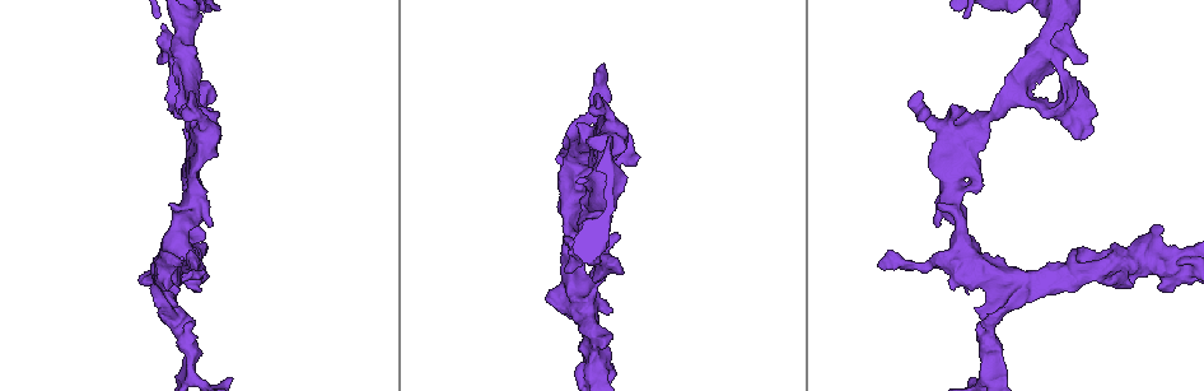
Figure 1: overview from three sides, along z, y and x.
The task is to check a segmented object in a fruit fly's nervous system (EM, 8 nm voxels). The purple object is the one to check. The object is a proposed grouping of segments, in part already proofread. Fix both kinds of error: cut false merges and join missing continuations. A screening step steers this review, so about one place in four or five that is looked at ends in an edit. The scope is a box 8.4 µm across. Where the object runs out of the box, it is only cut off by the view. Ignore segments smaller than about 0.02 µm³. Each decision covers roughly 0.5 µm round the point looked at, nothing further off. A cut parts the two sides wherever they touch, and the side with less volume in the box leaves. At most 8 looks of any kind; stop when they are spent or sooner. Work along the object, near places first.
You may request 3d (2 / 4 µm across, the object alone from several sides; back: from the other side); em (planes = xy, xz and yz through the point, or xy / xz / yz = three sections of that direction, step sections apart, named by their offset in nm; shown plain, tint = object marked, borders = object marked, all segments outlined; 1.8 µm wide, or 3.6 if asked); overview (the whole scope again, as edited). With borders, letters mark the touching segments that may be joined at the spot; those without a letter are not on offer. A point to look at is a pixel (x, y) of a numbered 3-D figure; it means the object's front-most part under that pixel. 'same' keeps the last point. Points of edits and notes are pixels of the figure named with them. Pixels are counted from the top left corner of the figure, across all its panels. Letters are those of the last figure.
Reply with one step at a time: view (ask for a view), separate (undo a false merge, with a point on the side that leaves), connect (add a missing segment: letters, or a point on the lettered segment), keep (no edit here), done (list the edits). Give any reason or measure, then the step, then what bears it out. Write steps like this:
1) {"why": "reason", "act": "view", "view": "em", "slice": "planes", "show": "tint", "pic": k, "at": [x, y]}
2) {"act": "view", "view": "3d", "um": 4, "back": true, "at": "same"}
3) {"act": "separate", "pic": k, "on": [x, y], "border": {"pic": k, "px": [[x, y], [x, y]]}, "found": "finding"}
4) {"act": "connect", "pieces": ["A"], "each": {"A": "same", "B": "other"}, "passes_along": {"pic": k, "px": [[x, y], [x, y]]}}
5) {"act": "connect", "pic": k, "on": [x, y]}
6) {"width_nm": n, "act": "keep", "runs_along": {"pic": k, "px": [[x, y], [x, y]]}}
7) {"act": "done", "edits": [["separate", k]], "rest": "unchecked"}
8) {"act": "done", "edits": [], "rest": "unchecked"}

{"why": "abrupt turn", "act": "view", "view": "3d", "um": 4, "back": true, "pic": 1, "at": [175, 86]}

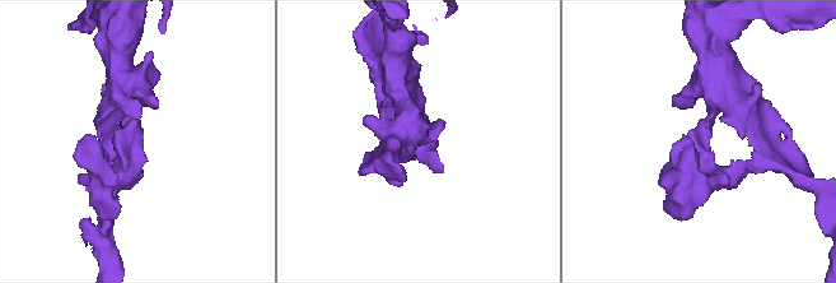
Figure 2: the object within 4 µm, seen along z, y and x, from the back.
{"why": "shape alone is not enough", "act": "view", "view": "em", "um": 3.6, "slice": "planes", "show": "plain", "pic": 2, "at": [699, 140]}

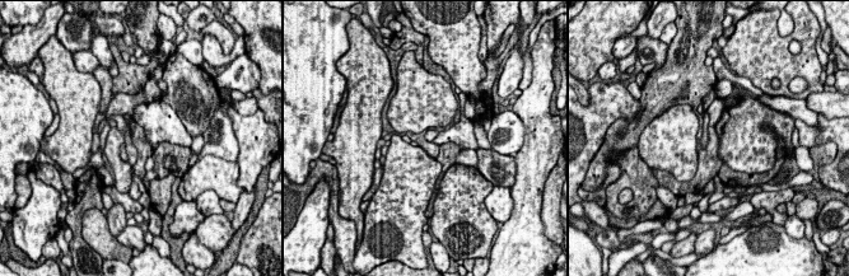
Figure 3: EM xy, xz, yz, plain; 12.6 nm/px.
{"act": "view", "view": "em", "um": 3.6, "slice": "planes", "show": "borders", "at": "same"}

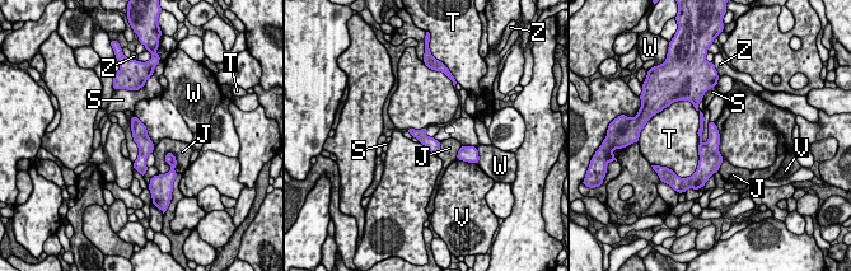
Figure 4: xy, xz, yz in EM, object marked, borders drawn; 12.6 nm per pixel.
{"width_nm": 160, "act": "keep", "each": {"J": "other", "S": "other", "T": "other", "V": "other", "W": "other", "Z": "other"}, "runs_along": {"pic": 4, "px": [[134, 120], [143, 140], [143, 169]]}, "found": "one neuron here"}

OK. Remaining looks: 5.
{"why": "branch stops here", "act": "view", "view": "em", "slice": "planes", "show": "borders", "pic": 1, "at": [603, 64]}

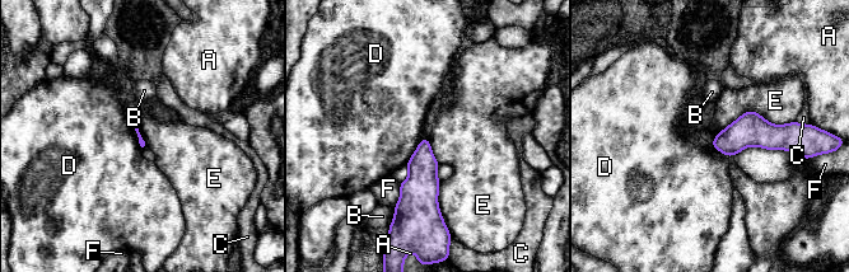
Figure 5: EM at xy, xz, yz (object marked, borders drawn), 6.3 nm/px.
{"act": "keep", "each": {"A": "other", "B": "other", "C": "other", "D": "other", "E": "other", "F": "other"}, "border": {"pic": 5, "px": [[794, 120], [745, 111], [709, 142]]}, "found": "none of them fits"}

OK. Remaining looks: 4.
{"why": "sharp bend", "act": "view", "view": "3d", "um": 2, "pic": 1, "at": [191, 186]}

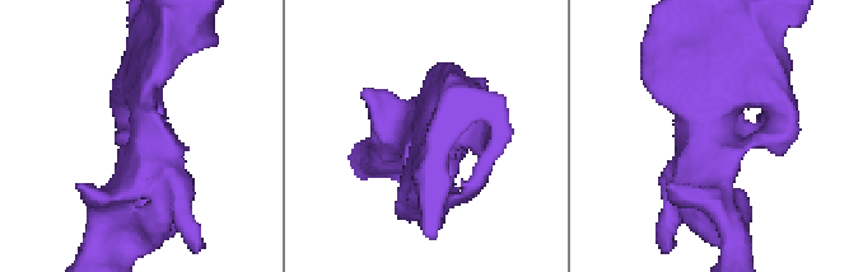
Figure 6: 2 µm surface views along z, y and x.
{"why": "shape alone is not enough", "act": "view", "view": "em", "slice": "planes", "show": "borders", "pic": 6, "at": [710, 140]}

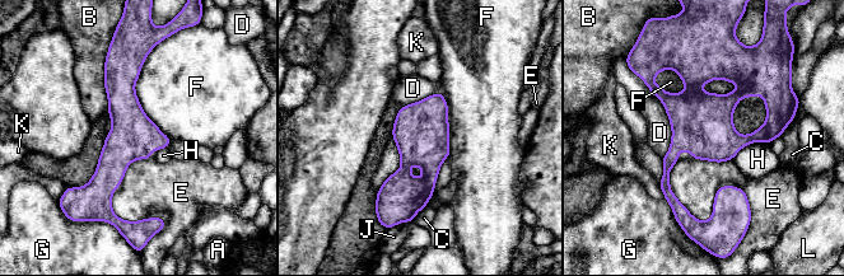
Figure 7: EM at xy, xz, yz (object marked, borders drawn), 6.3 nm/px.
{"act": "keep", "each": {"A": "other", "B": "other", "C": "other", "D": "other", "E": "other", "F": "other", "G": "other", "H": "other", "J": "other", "K": "other", "L": "other"}, "runs_along": {"pic": 7, "px": [[129, 57], [106, 204]]}, "found": "continuous, no second neuron"}

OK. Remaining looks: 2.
{"act": "done", "edits": [], "rest": "unchecked"}

